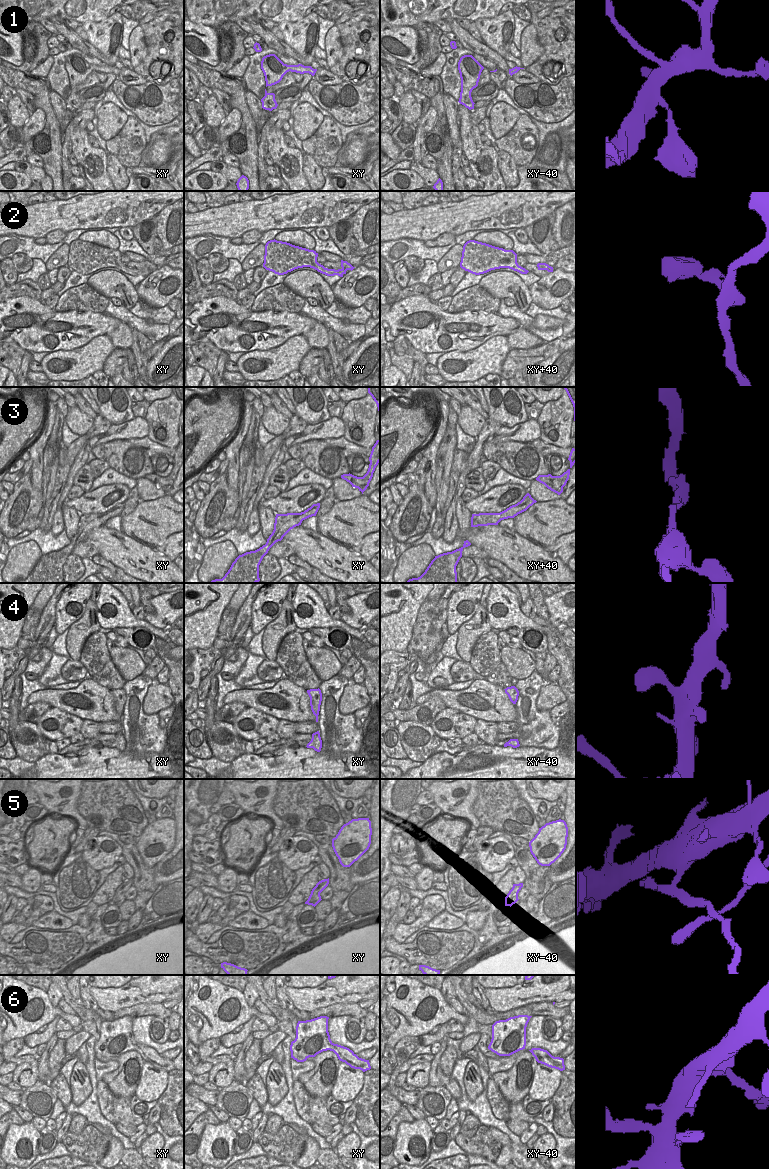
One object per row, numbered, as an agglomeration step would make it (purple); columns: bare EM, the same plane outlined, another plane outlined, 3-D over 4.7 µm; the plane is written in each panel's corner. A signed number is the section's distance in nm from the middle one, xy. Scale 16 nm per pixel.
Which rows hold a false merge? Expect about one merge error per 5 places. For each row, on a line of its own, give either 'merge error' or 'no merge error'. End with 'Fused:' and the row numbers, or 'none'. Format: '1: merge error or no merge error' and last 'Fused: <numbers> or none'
1: no merge error
2: no merge error
3: no merge error
4: no merge error
5: merge error
6: no merge error
Fused: 5

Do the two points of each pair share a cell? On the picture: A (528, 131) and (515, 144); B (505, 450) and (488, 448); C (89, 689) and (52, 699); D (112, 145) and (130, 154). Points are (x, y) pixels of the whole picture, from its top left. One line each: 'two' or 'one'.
A: one
B: one
C: one
D: one

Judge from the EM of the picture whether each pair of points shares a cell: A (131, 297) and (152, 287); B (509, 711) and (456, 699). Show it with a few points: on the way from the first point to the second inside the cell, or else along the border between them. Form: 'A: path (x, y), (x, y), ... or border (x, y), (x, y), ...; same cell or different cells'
A: border (136, 290), (139, 298); different cells
B: path (496, 707), (486, 699), (469, 699); same cell

